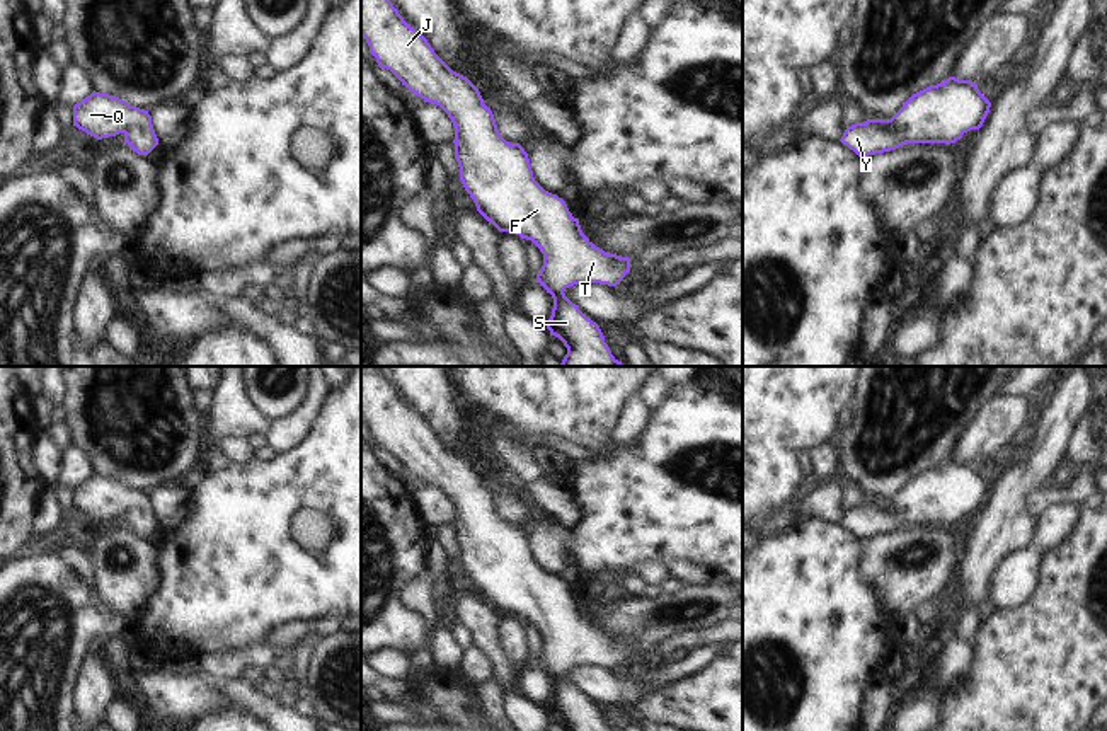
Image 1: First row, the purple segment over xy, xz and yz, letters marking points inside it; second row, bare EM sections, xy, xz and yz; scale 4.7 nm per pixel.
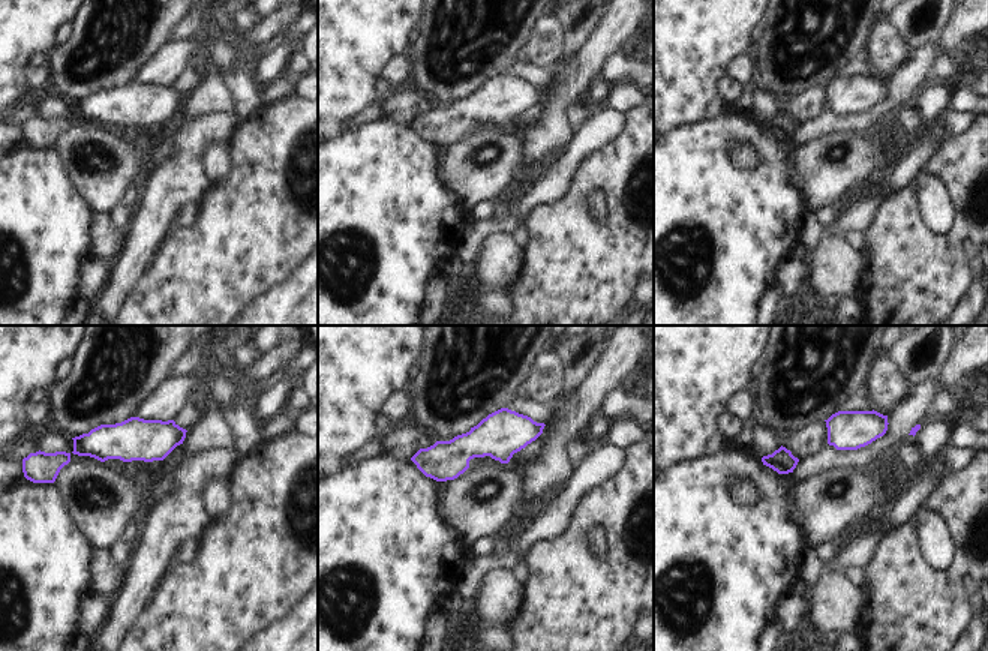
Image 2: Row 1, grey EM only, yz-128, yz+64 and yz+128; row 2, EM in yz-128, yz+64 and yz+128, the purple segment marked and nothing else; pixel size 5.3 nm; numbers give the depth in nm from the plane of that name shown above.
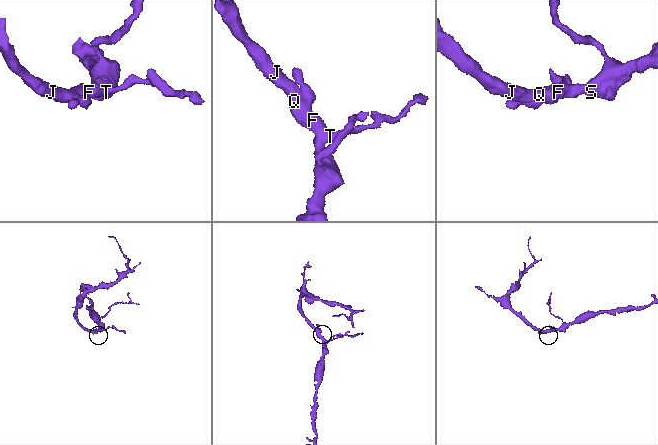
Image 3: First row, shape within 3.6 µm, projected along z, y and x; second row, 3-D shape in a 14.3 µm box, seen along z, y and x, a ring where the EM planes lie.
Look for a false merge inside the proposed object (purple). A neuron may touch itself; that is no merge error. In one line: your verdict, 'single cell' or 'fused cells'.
single cell

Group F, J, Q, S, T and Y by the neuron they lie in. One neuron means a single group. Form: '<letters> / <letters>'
F J Q S T Y

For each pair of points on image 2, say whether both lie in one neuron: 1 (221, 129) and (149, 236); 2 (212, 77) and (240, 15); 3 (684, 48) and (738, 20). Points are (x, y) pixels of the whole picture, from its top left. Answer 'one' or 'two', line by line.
1: one
2: two
3: one

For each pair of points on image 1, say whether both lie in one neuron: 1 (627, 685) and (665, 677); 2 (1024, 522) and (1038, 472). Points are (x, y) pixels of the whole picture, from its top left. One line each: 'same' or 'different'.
1: same
2: same

